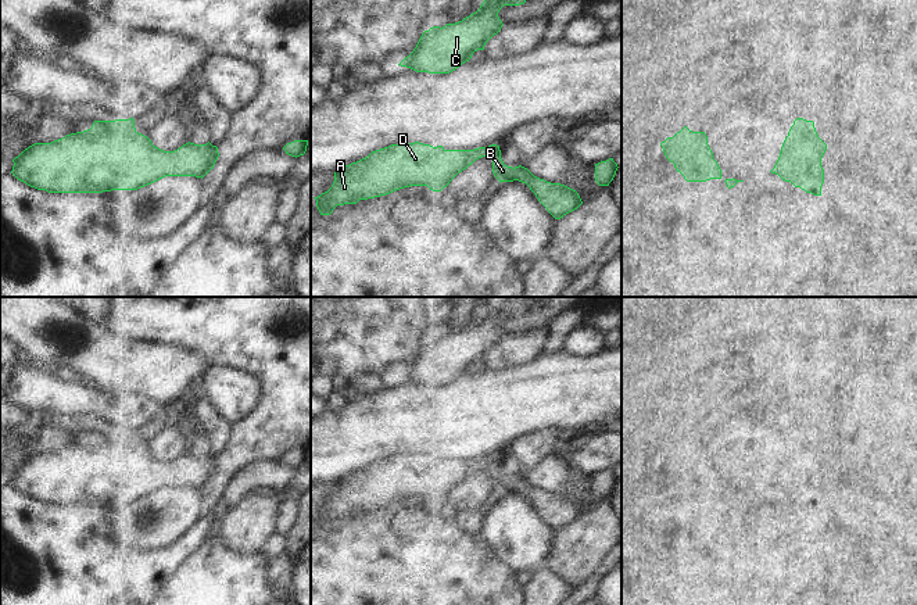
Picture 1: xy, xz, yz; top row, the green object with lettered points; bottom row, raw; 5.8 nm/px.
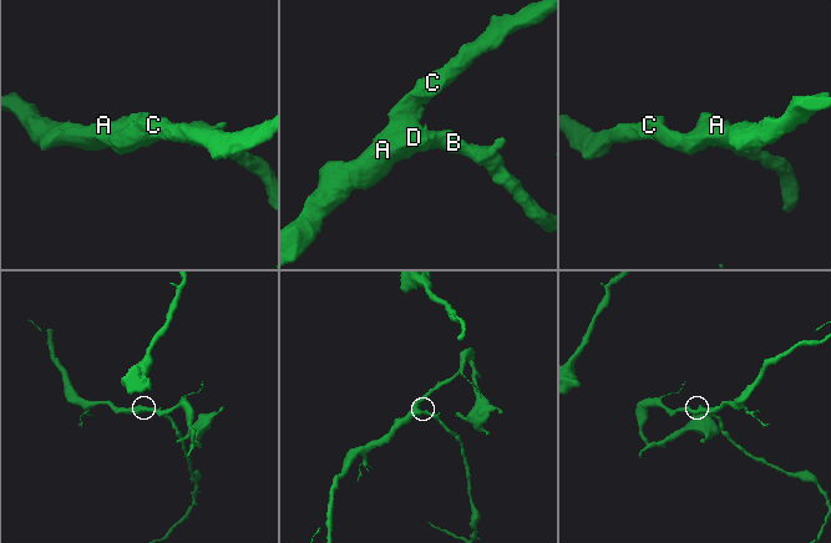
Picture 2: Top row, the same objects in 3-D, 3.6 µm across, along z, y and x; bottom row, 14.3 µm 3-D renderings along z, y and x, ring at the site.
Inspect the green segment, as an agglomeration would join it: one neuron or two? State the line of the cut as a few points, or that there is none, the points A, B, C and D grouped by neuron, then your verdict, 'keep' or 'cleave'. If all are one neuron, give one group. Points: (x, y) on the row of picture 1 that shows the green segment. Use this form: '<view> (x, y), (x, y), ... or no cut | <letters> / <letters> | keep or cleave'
no cut | A B C D | keep

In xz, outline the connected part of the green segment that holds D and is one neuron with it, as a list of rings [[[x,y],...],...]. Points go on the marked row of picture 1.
[[[415,142],[391,144],[337,169],[332,187],[315,197],[316,207],[320,215],[330,215],[337,205],[357,204],[409,186],[427,186],[433,191],[441,191],[481,157],[492,160],[492,173],[499,183],[526,183],[555,219],[583,204],[576,190],[540,179],[522,165],[505,165],[497,144],[474,150],[445,150],[443,146]]]

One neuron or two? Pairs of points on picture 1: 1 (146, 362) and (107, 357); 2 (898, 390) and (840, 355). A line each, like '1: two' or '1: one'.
1: one
2: two

